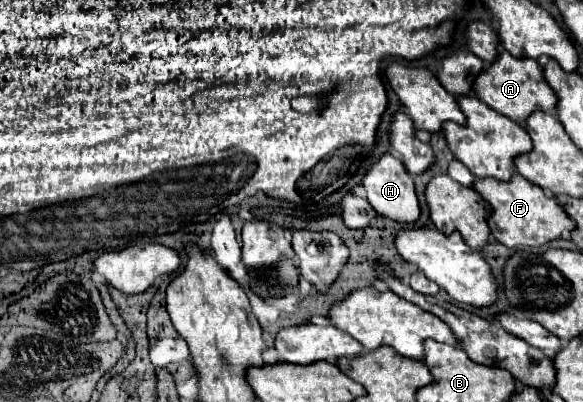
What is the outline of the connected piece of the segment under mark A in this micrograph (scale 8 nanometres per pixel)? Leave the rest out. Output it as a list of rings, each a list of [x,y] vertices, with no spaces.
[[[503,51],[497,55],[493,63],[489,63],[473,81],[471,93],[487,103],[497,113],[509,117],[511,121],[525,125],[525,119],[533,111],[553,111],[555,109],[555,93],[553,89],[543,81],[543,69],[541,65],[531,57],[513,57],[511,53]]]

